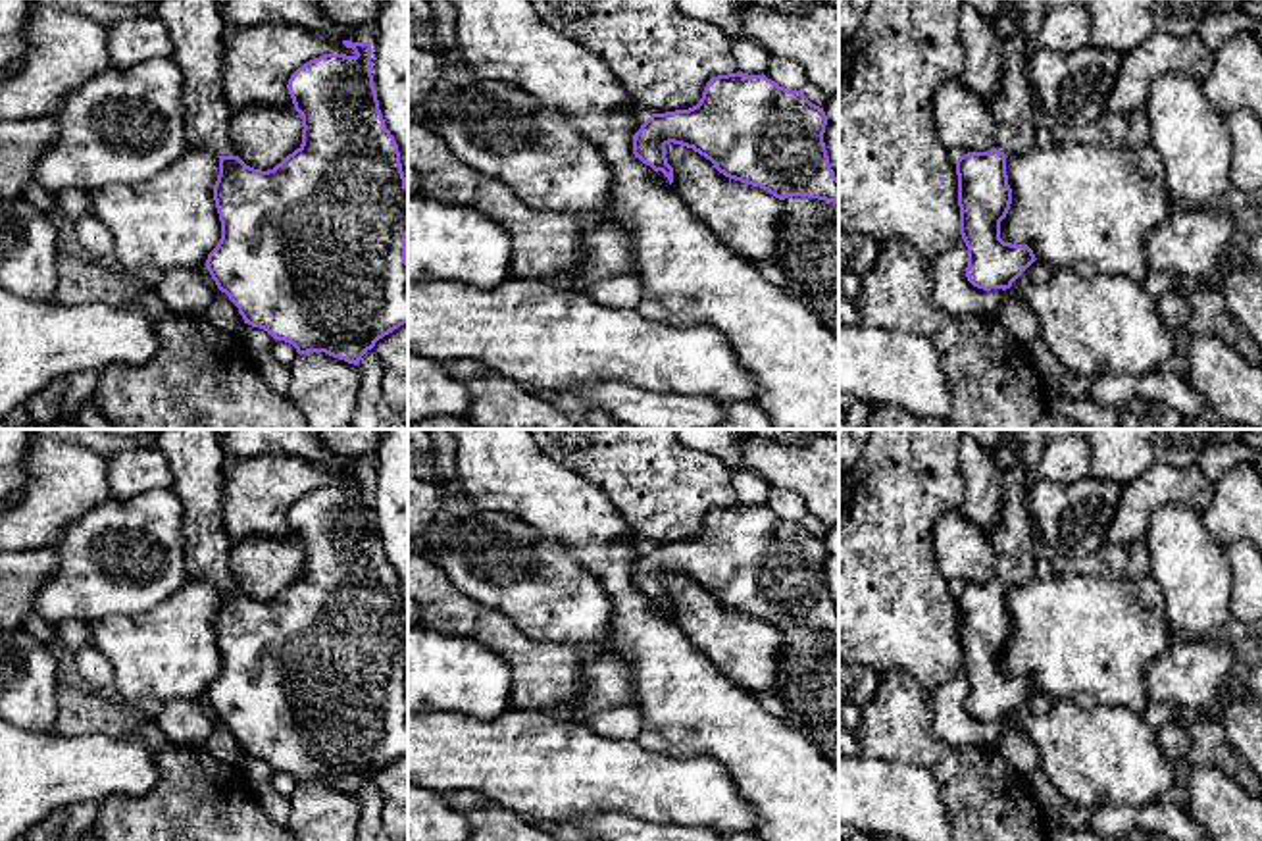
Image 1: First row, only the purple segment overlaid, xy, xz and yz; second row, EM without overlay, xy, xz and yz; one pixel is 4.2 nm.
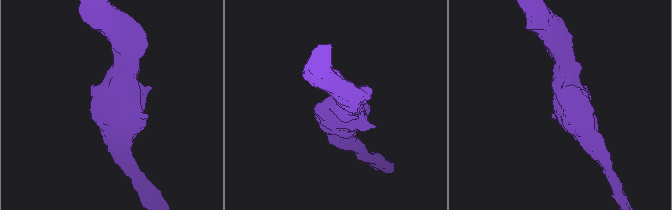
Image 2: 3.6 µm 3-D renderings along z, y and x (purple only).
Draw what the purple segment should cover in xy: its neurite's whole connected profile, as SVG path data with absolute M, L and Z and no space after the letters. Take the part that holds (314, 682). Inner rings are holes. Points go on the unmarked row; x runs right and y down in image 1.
M156 429L156 448L175 477L183 504L183 545L189 579L219 589L214 631L221 670L206 699L217 720L239 739L244 754L290 774L298 785L325 783L358 797L379 770L408 754L408 614L394 568L379 541L371 506L371 473L342 471L352 487L323 485L306 493L289 510L289 525L302 547L302 575L273 600L246 597L229 568L233 539L223 525L225 450L217 429Z

